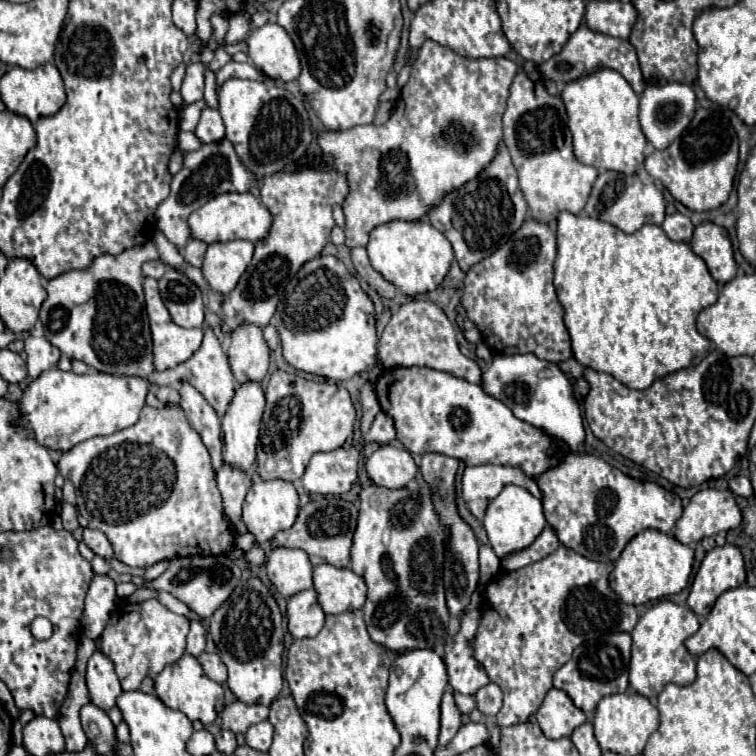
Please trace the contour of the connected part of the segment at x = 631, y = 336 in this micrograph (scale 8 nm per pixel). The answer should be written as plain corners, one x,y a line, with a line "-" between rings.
561,212
557,218
557,258
555,258
555,288
557,288
557,298
565,310
565,326
569,330
571,336
571,344
573,344
573,356
575,360
585,366
585,368
593,368
597,372
605,372
611,374
613,378
617,378
621,384
635,388
635,390
645,390
649,388
657,378
663,378
667,374
673,374
675,370
683,370
687,366
695,366
699,364
709,352
711,352
711,342
707,338
703,338
697,328
695,328
695,318
701,310
705,310
707,306
711,306
719,294
719,286
717,282
711,278
705,262
691,250
689,244
685,242
671,242
661,226
655,224
645,224
641,230
633,232
633,234
623,234
619,228
607,224
599,219
589,218
585,214
571,214
571,212

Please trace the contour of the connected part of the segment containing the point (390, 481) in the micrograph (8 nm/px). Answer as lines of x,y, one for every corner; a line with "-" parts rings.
385,444
369,456
367,474
377,486
405,488
415,478
417,466
405,448

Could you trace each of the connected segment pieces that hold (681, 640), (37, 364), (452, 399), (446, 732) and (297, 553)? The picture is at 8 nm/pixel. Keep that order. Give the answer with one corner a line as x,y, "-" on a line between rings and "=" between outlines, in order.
661,600
647,608
631,632
633,646
629,662
630,689
645,698
655,698
665,688
665,684
673,682
679,686
689,686
695,680
695,658
687,652
685,640
697,630
699,618
687,606
=
29,336
25,340
25,352
27,352
27,370
31,378
37,378
41,372
57,366
61,352
55,350
45,338
=
411,366
411,370
395,368
377,380
375,392
383,412
395,422
397,440
411,454
439,452
463,460
467,466
515,466
529,478
539,478
543,472
557,466
567,454
547,432
515,418
503,402
487,396
481,386
451,374
417,366
=
447,690
441,700
441,732
439,732
439,746
449,746
457,730
461,728
461,712
455,706
453,694
=
275,548
269,554
265,568
271,584
283,598
291,598
293,594
313,588
313,566
303,550

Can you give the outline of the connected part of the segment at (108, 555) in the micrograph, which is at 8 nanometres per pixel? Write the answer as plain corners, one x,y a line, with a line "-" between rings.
85,528
85,532
83,532
83,542
85,542
97,556
101,556
101,558
105,558
105,560
113,560
113,558
115,558
115,556
113,556
113,548
111,548
111,544
109,544
109,540
107,540
107,536
105,536
103,532

